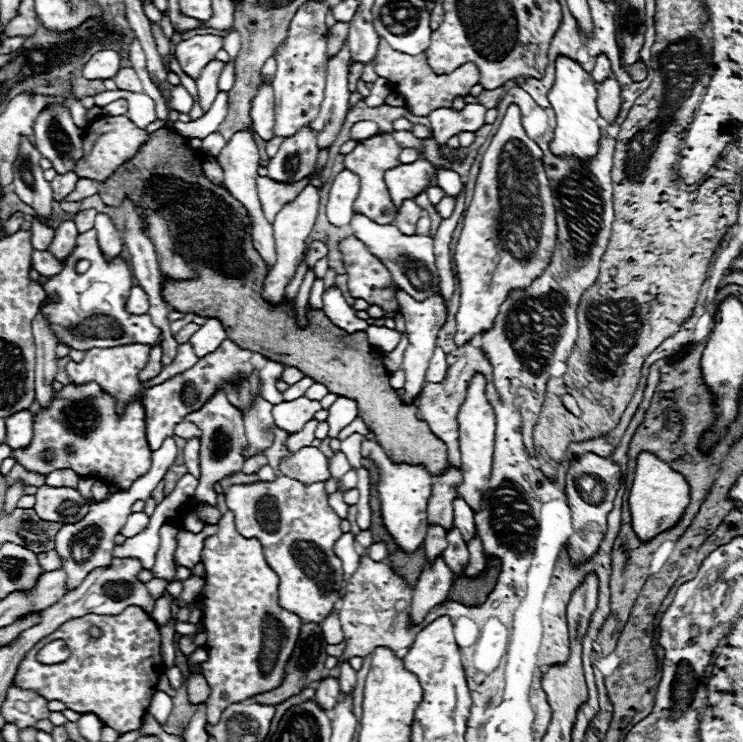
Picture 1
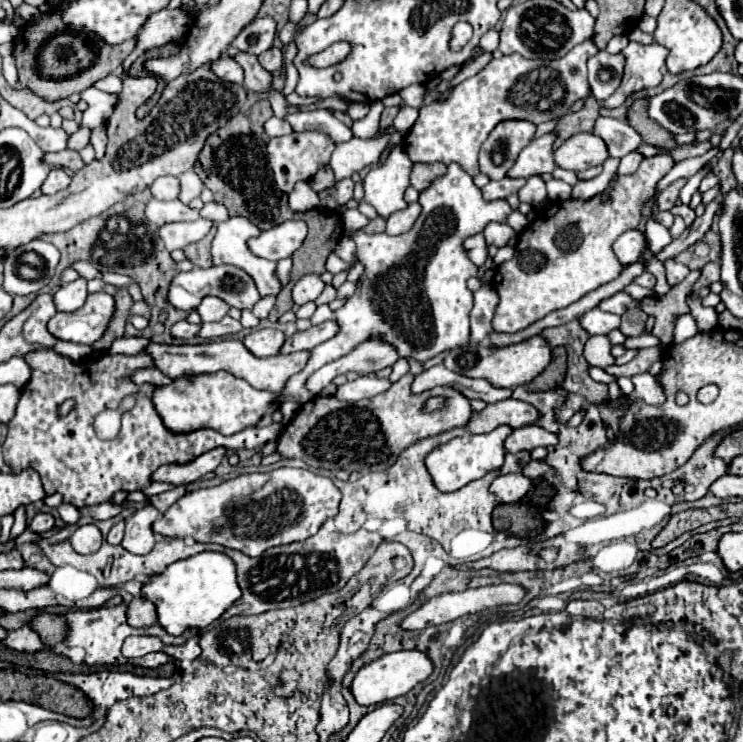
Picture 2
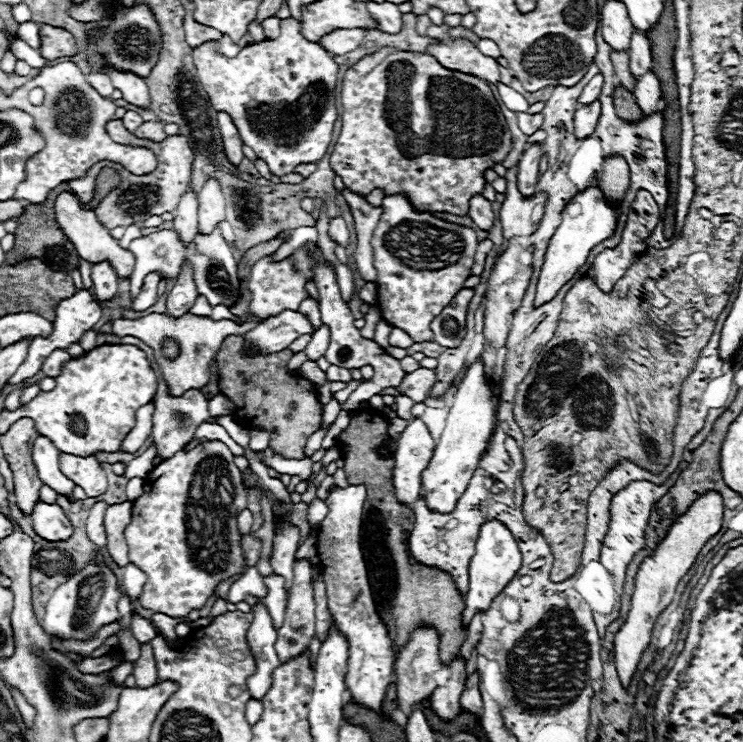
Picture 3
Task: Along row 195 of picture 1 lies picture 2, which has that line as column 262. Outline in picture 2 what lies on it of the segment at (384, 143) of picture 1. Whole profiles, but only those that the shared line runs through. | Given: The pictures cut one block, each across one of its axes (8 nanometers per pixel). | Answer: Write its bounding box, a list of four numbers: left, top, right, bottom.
[146,340,310,392]

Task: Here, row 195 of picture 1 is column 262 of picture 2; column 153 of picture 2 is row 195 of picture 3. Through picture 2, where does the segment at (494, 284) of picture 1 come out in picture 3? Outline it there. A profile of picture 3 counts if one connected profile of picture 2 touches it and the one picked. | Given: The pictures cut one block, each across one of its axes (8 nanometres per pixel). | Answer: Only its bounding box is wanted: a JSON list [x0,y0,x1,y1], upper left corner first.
[518,144,542,196]

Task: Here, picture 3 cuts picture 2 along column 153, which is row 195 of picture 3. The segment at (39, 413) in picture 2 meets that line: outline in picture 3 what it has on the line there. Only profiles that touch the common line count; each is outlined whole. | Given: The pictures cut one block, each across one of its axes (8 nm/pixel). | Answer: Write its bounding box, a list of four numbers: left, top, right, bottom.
[330,46,512,216]

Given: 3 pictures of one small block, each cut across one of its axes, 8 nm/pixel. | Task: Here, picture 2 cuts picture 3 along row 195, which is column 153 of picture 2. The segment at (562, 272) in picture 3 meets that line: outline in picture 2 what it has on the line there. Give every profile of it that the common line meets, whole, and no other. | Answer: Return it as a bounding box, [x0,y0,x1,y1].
[142,552,242,636]

